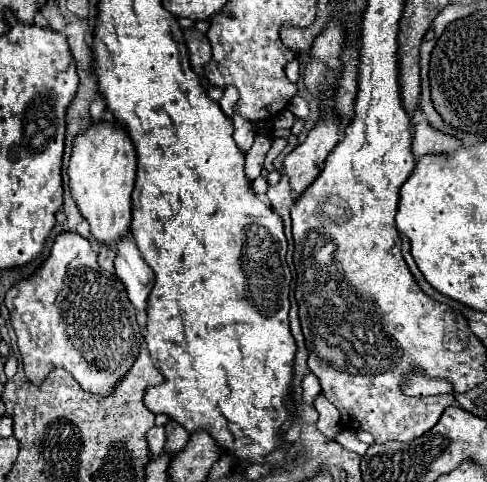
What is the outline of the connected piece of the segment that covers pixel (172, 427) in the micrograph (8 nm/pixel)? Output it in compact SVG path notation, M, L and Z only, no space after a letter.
M167 423L165 429L167 429L167 443L165 443L165 449L171 451L171 453L181 451L189 441L189 433L185 431L179 423Z

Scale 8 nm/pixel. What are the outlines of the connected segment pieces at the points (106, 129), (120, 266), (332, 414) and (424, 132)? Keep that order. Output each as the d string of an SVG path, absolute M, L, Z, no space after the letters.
M109 121L91 123L83 135L75 137L73 145L69 161L73 199L77 201L81 215L89 221L93 239L101 245L113 247L131 231L131 191L137 167L135 147L125 129Z
M123 239L121 243L117 243L115 271L123 281L127 297L135 305L135 309L147 311L147 297L153 289L155 275L151 267L141 259L141 253L131 239Z
M319 395L319 397L315 399L313 405L315 405L315 409L319 411L317 429L319 429L325 437L335 439L335 435L337 435L339 429L341 429L341 423L339 423L339 411L337 411L323 395Z
M417 121L413 127L413 155L421 157L425 153L451 153L459 149L463 143L461 139L453 139L443 131L437 131L429 125L429 121Z

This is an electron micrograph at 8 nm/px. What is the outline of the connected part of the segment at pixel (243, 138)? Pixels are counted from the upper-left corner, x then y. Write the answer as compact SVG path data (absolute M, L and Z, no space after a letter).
M233 109L233 127L235 127L235 141L237 145L247 153L253 145L253 139L255 139L255 131L253 131L253 125L247 121L247 119L241 119L241 115L237 115L237 111Z

